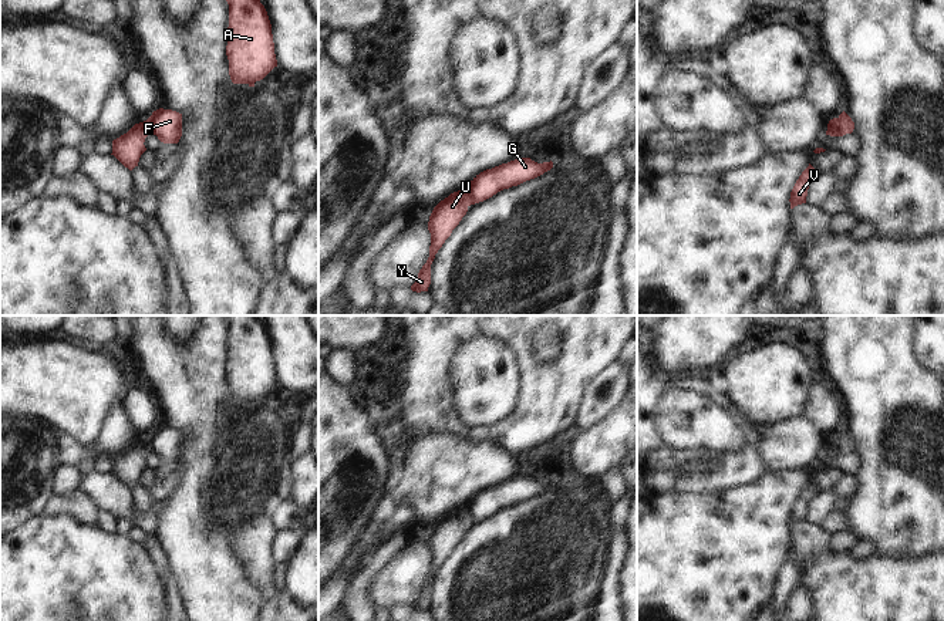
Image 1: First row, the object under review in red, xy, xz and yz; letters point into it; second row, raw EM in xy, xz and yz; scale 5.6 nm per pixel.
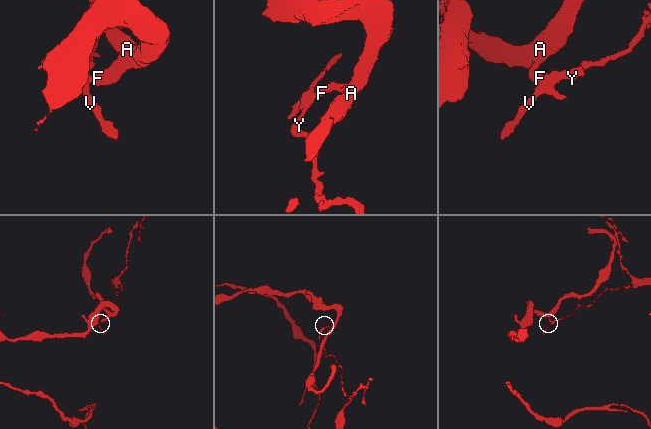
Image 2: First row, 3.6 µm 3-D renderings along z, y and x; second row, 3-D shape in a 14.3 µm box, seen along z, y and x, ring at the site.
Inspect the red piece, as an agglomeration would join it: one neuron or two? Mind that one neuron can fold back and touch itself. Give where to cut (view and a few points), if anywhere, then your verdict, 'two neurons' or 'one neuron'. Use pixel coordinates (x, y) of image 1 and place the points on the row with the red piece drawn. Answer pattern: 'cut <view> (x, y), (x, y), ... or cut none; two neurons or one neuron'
cut xz (464, 191), (464, 199), (468, 205); two neurons

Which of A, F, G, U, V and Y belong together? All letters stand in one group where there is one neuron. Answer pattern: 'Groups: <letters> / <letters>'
Groups: A F G / U V Y.

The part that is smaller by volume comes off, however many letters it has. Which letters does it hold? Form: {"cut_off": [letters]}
{"cut_off": ["U", "V", "Y"]}

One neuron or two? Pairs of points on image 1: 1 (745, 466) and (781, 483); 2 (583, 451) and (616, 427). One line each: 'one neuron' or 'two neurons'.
1: two neurons
2: one neuron

